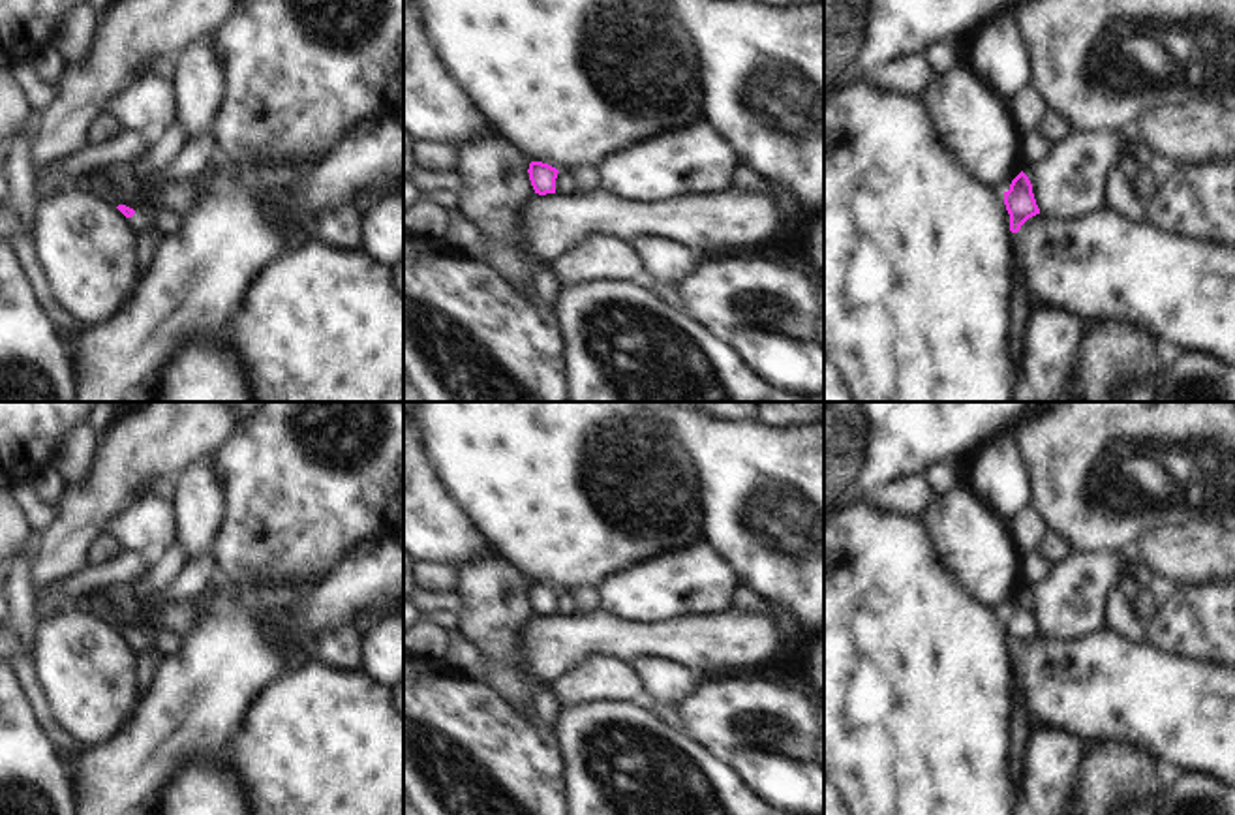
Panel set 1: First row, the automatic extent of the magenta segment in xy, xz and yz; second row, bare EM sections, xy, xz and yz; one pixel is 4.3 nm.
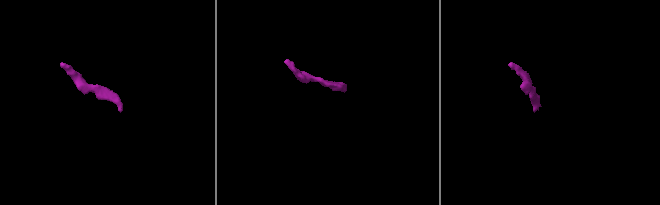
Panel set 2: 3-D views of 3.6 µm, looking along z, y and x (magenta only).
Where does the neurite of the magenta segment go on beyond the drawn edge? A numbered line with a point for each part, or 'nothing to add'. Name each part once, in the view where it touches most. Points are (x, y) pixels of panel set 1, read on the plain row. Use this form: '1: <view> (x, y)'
1: xy (139, 641)

